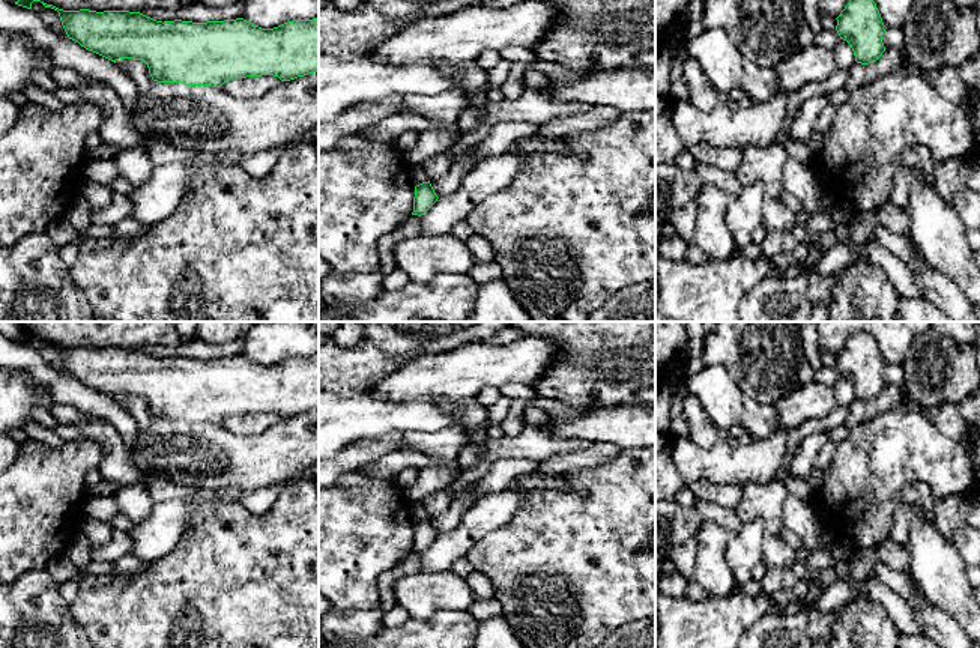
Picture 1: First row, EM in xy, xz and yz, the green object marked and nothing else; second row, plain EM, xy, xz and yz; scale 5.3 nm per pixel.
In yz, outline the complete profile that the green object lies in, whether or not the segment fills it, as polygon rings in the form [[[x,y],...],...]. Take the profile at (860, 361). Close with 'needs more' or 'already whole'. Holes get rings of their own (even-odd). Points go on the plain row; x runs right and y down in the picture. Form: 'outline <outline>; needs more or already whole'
outline [[[855,332],[836,356],[836,367],[851,382],[857,400],[869,401],[882,392],[882,371],[887,364],[870,334]]]; already whole

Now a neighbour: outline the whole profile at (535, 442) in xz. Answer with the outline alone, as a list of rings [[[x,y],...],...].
[[[532,407],[526,412],[526,424],[519,436],[487,438],[482,447],[467,442],[460,450],[457,462],[461,469],[473,468],[479,460],[532,459],[540,463],[562,453],[591,447],[586,441],[556,439],[546,422],[547,413]]]

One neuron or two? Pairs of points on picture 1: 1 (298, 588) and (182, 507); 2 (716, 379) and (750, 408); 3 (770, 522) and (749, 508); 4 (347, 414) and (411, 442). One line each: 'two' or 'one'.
1: two
2: one
3: one
4: two

